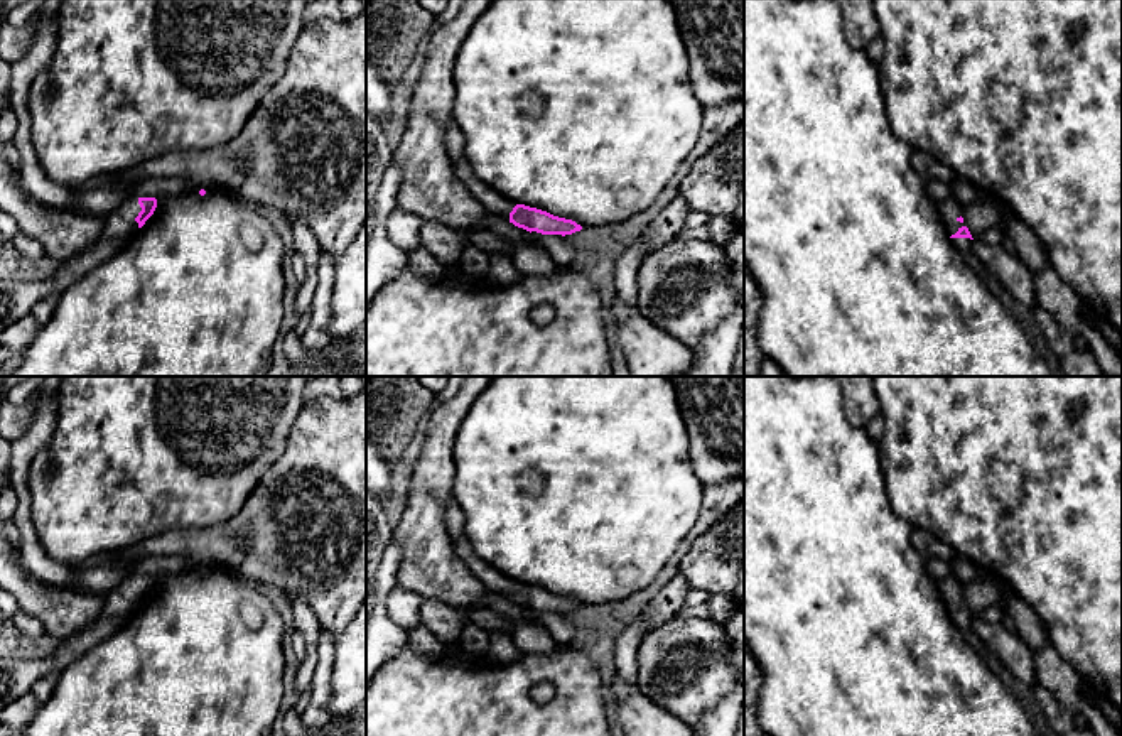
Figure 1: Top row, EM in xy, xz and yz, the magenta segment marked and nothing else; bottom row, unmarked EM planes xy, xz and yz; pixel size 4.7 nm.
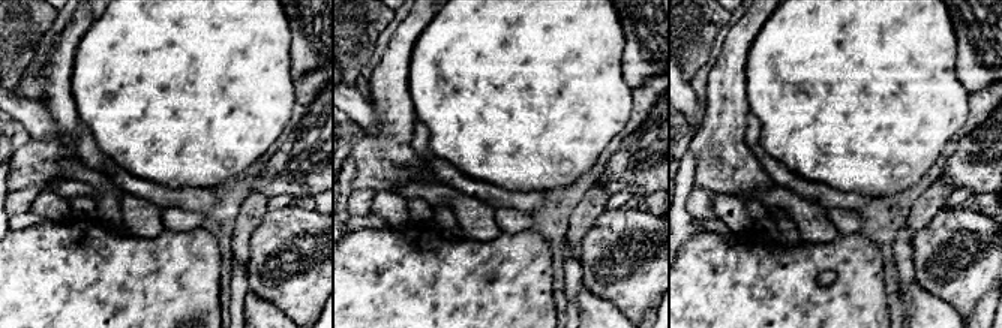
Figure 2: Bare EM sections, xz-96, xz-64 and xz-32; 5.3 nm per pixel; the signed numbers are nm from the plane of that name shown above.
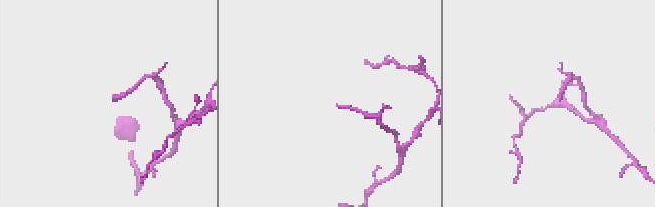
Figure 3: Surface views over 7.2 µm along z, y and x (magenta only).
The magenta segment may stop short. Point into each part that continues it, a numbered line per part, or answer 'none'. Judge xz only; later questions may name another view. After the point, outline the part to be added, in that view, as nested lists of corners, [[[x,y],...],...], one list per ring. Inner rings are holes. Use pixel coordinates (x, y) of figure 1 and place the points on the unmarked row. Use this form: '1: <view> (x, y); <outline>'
1: xz (491, 578); [[[466,537],[452,538],[452,544],[462,564],[486,586],[489,593],[510,598],[510,591],[516,584],[515,579],[501,574],[496,567],[481,559]]]

